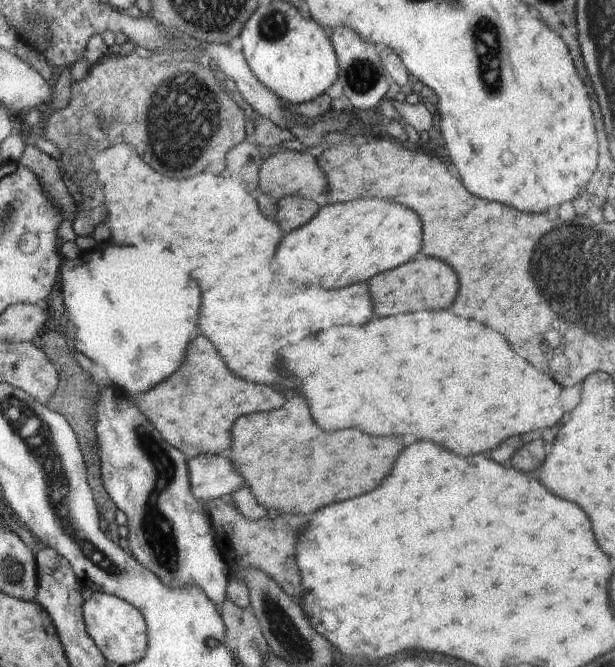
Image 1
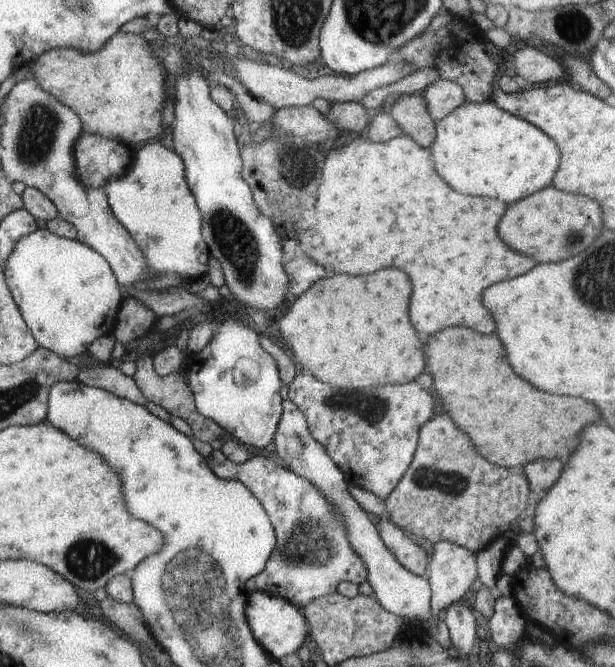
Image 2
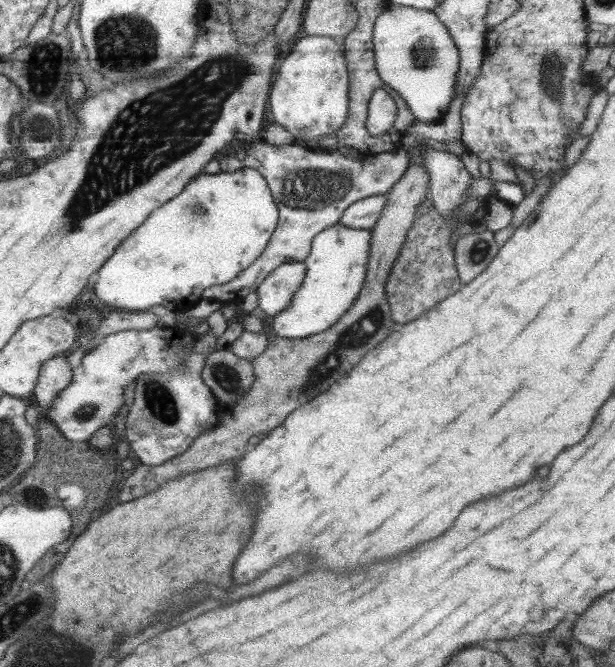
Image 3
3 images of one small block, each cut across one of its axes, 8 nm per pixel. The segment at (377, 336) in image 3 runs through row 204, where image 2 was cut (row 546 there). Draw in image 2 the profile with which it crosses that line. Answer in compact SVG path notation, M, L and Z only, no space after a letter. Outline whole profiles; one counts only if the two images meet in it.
M384 516L378 522L378 534L384 546L396 557L396 560L412 574L424 576L429 567L429 558L417 541L414 542L404 534L388 517Z

